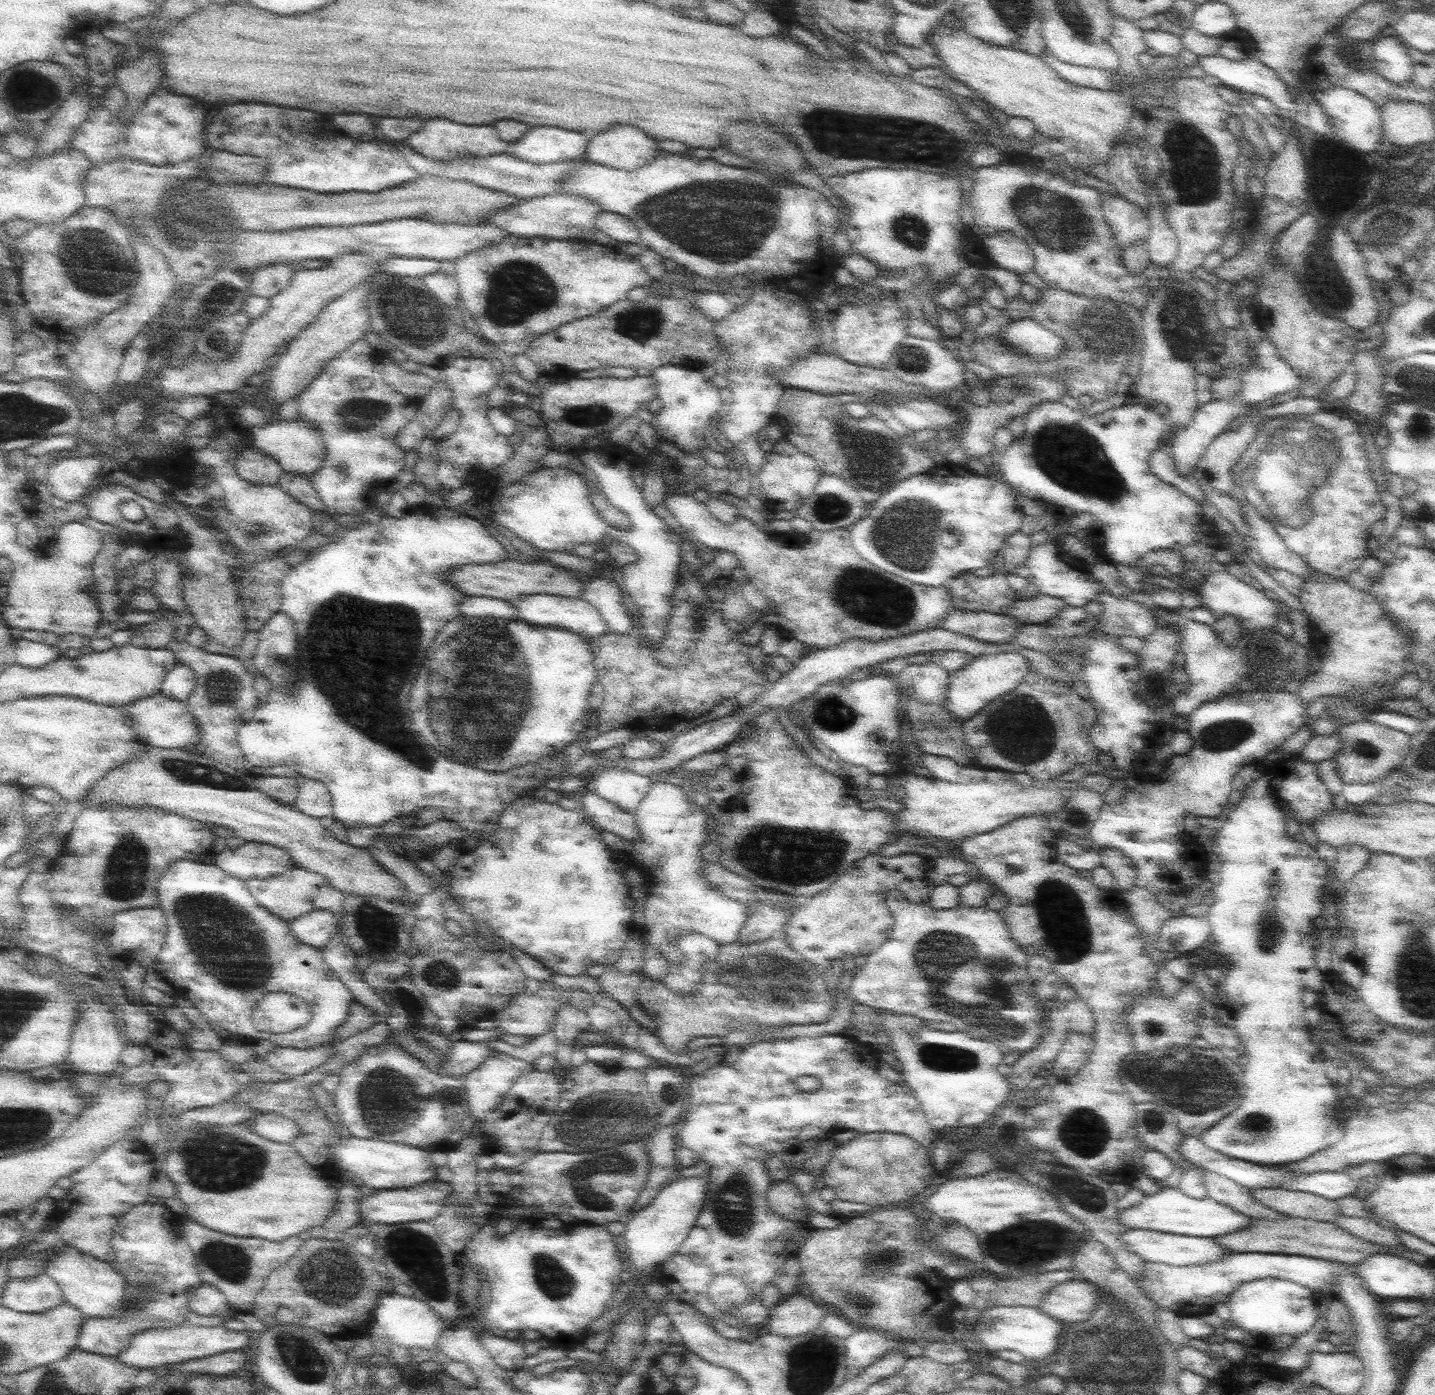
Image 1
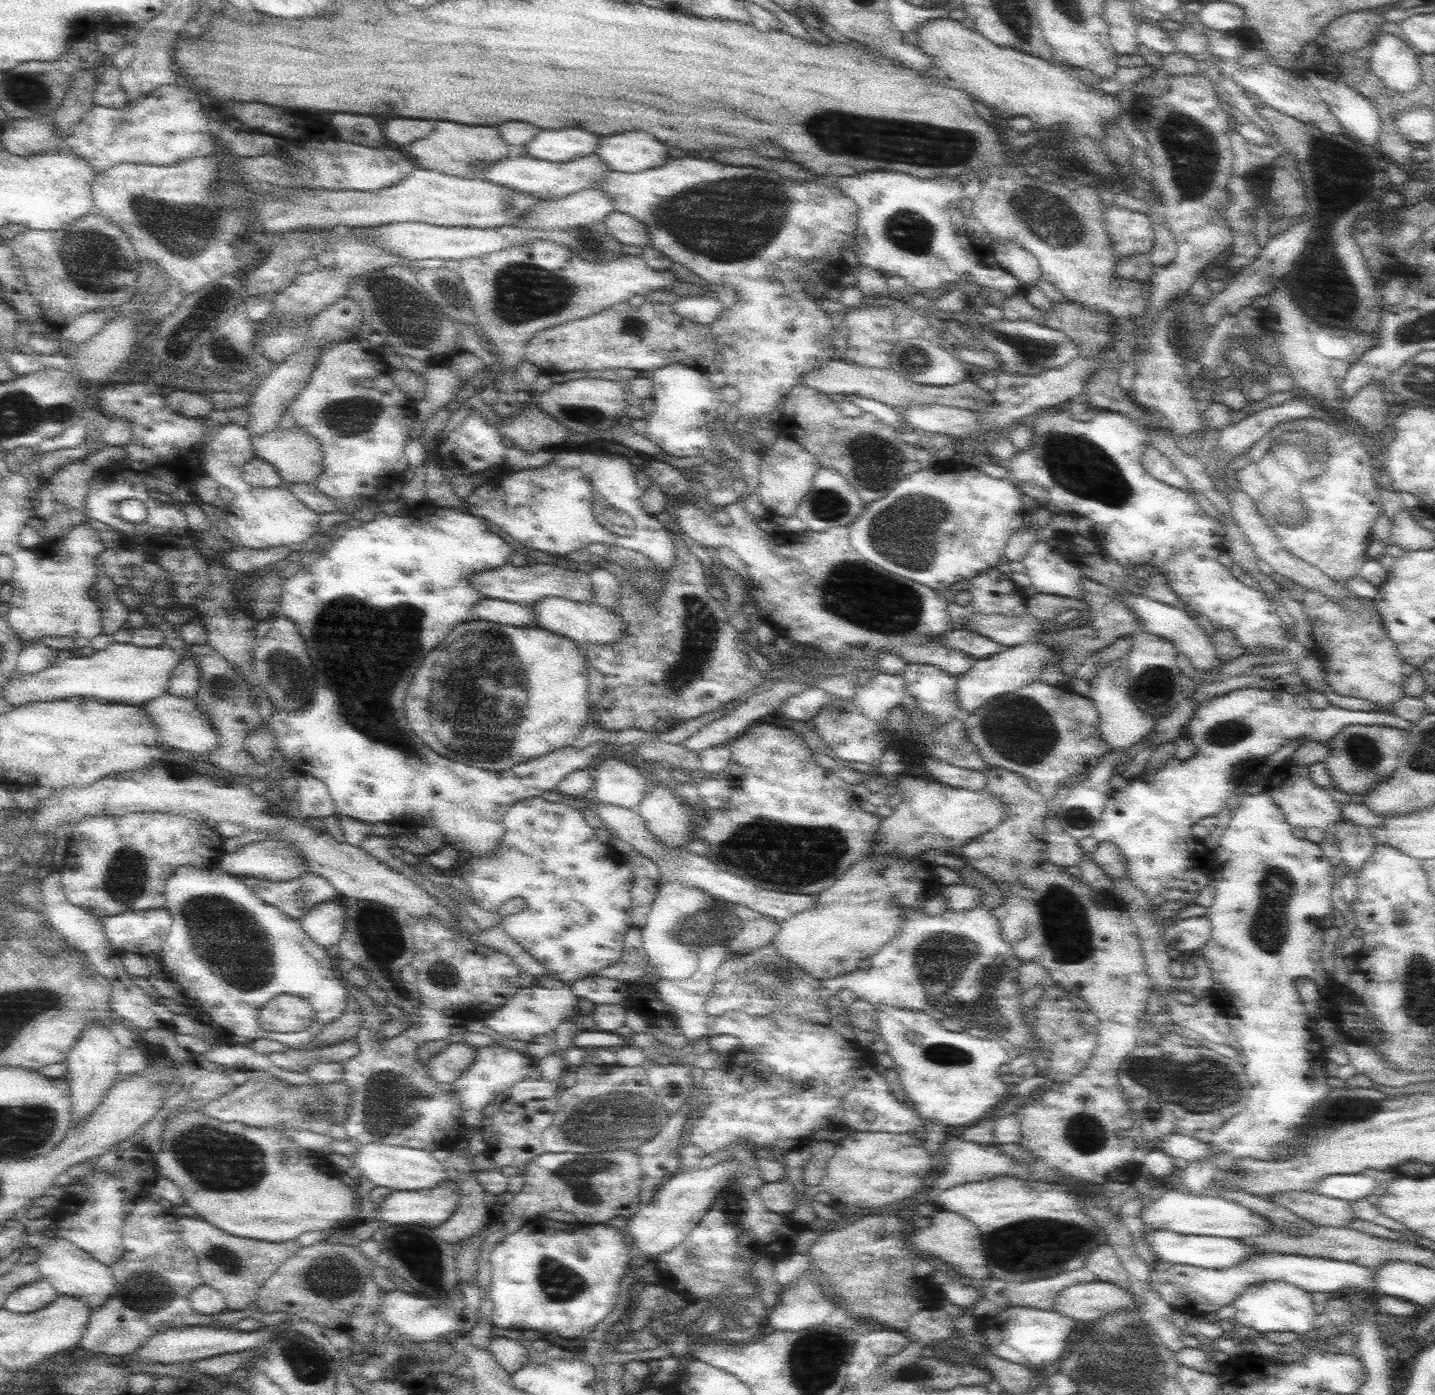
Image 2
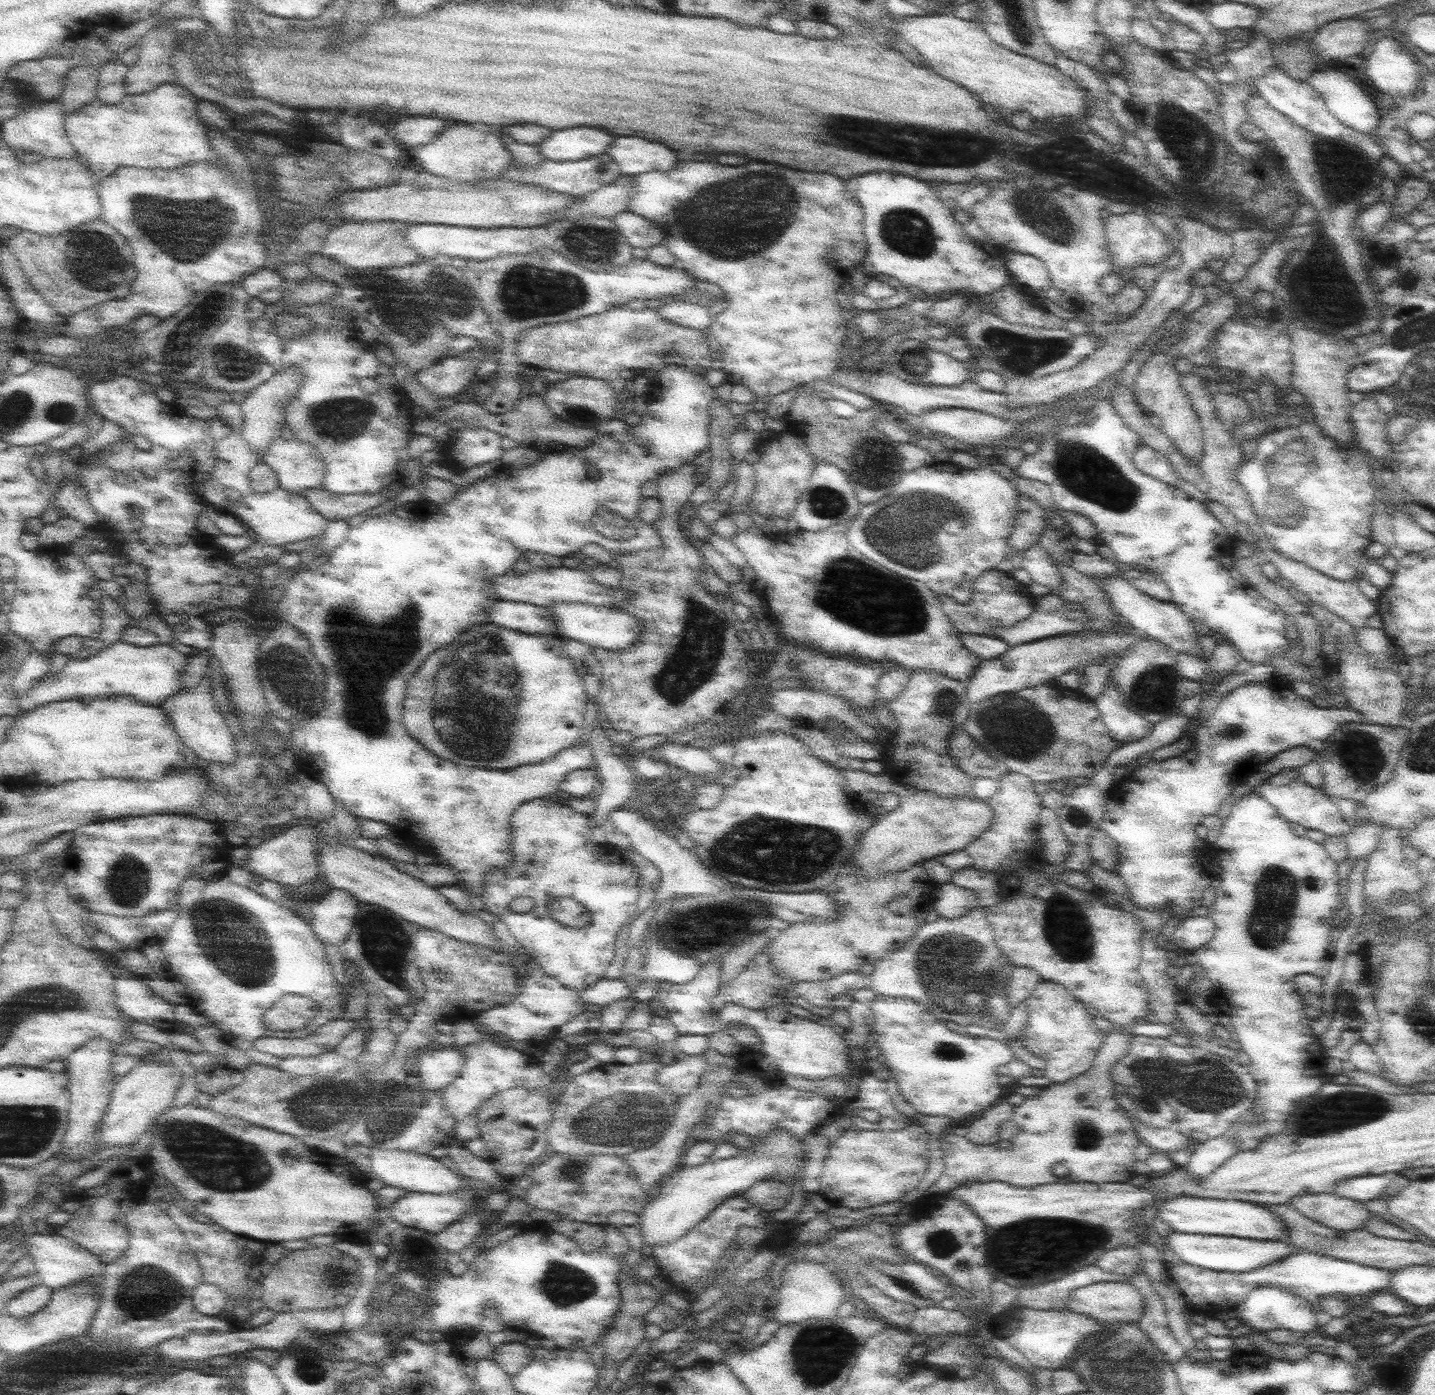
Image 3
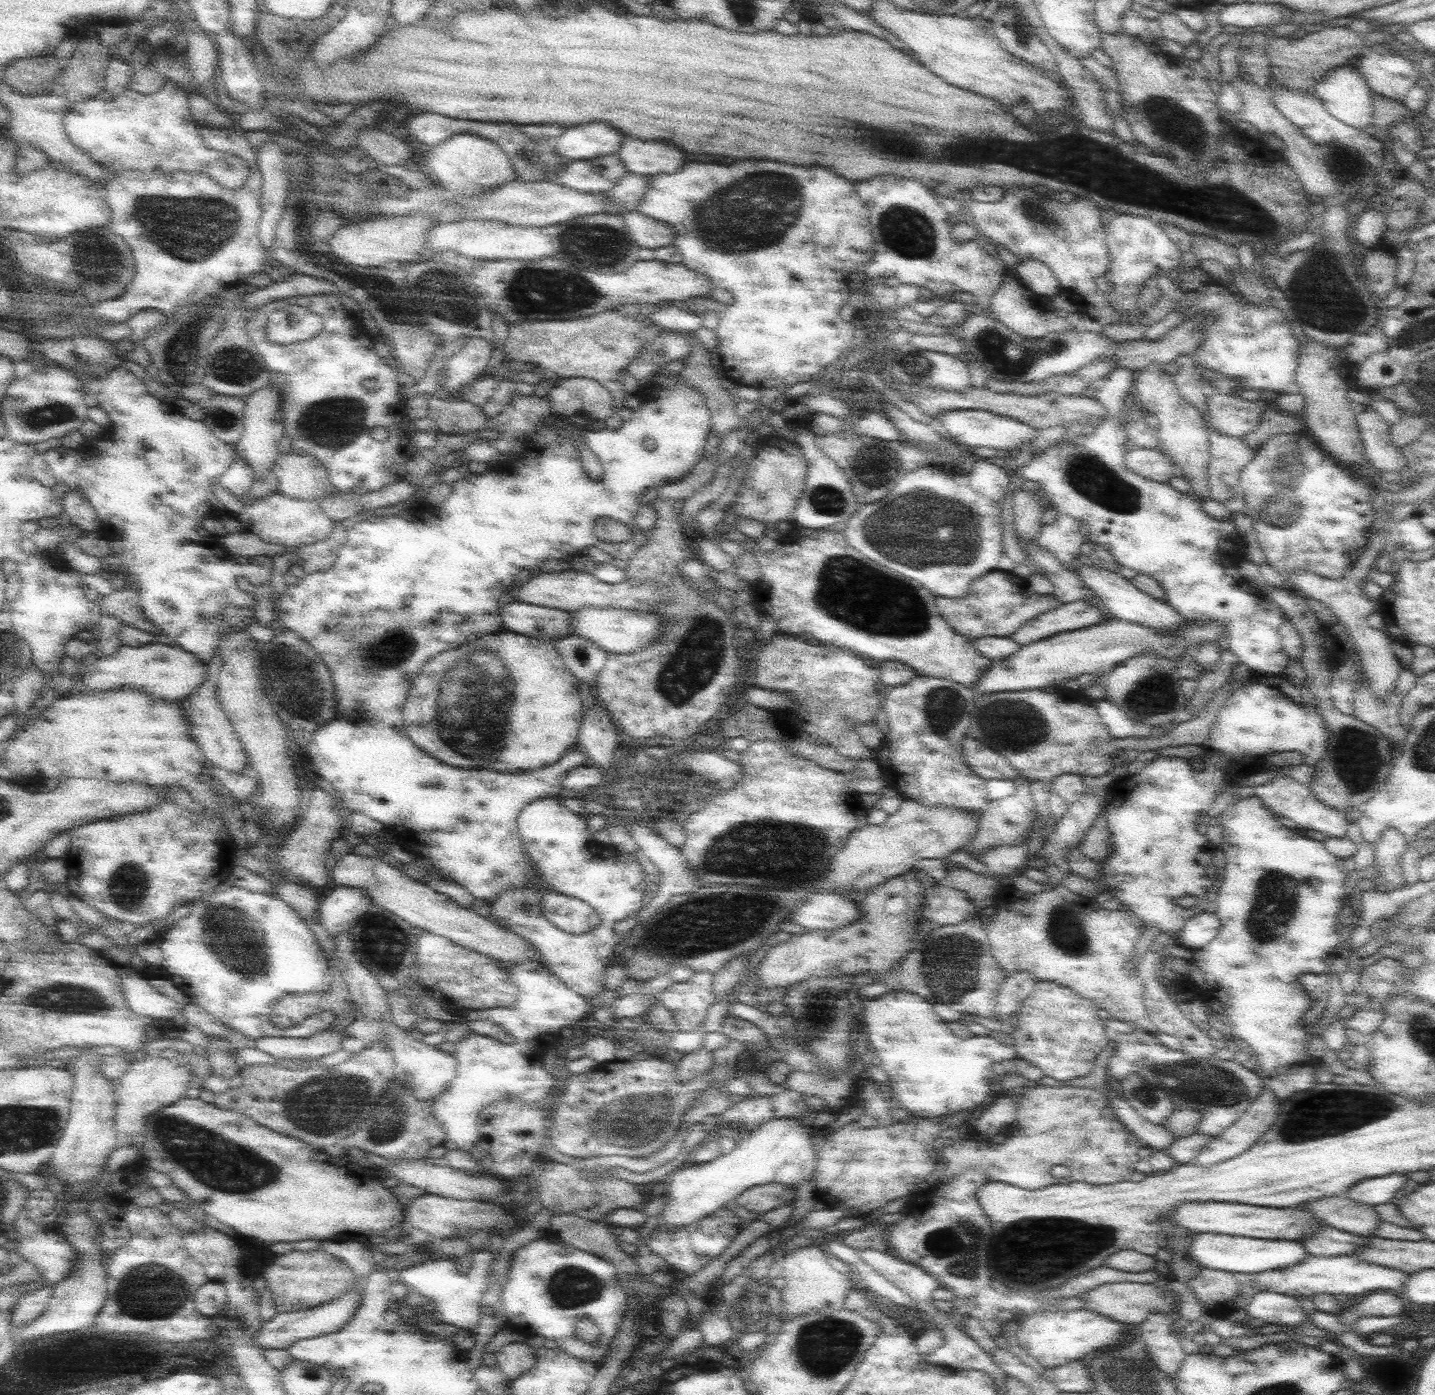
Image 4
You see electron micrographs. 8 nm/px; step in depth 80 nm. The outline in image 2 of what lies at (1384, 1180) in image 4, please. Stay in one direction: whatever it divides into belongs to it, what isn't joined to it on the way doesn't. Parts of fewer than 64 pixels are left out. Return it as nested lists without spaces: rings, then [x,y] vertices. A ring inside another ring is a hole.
[[[1337,1174],[1319,1180],[1315,1190],[1332,1198],[1354,1202],[1372,1194],[1377,1186],[1378,1180],[1368,1174]]]

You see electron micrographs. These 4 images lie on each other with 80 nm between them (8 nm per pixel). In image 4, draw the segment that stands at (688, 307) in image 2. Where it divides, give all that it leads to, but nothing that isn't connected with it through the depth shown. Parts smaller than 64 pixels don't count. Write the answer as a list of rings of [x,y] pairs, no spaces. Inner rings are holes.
[[[670,306],[670,308],[662,308],[658,312],[652,312],[650,315],[651,321],[659,328],[684,333],[701,328],[706,312],[682,310],[682,308]]]

